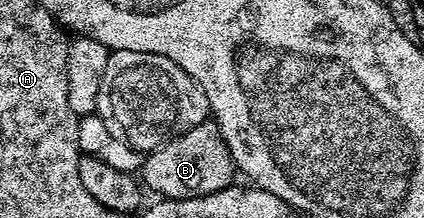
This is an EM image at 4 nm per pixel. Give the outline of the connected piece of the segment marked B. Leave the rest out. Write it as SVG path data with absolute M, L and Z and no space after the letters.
M206 119L152 150L144 158L139 177L148 192L150 189L151 192L157 193L153 195L178 201L188 197L206 197L215 191L227 188L234 184L233 173L235 174L233 156L219 131L217 122Z

